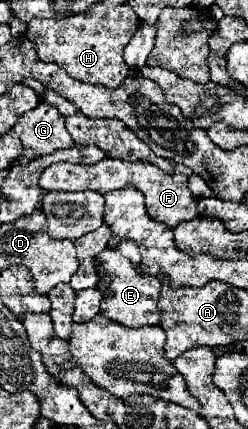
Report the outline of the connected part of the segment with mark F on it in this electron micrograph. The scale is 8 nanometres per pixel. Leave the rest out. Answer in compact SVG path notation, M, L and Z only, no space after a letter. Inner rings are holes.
M103 159L95 165L73 165L73 163L55 163L49 165L41 177L39 185L45 191L99 191L107 193L122 189L127 185L137 185L147 203L147 215L153 221L159 221L171 229L175 229L183 221L191 221L197 217L197 197L187 187L187 175L167 175L153 163L143 161L126 162L121 159Z

